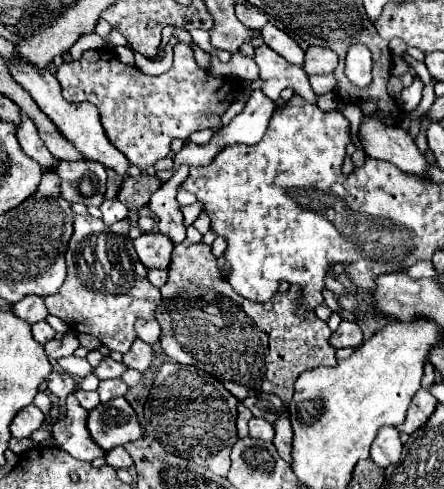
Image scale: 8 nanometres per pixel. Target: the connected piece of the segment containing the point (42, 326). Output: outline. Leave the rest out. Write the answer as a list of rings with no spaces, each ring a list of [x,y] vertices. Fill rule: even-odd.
[[[40,321],[40,323],[36,323],[36,325],[32,325],[32,335],[34,335],[34,339],[38,341],[38,343],[48,343],[48,341],[52,341],[54,339],[54,335],[56,335],[56,331],[46,323],[46,321]]]

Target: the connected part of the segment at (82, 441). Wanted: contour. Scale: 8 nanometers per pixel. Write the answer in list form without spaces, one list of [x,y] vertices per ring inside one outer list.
[[[68,395],[66,407],[68,407],[68,415],[64,419],[56,421],[52,427],[52,435],[58,443],[58,447],[64,449],[66,453],[72,453],[72,457],[84,459],[84,461],[104,457],[106,451],[94,443],[94,439],[90,437],[90,431],[86,427],[88,411],[80,407],[80,403],[76,401],[74,395]]]

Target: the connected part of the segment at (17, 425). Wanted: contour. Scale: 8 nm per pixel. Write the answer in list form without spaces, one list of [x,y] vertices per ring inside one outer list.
[[[28,405],[16,415],[10,431],[14,437],[22,439],[22,437],[30,437],[36,429],[40,429],[42,423],[44,423],[44,413],[36,405]]]

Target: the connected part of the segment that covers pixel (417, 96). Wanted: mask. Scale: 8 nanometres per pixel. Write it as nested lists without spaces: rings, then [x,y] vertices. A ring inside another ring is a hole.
[[[414,77],[414,83],[410,87],[406,87],[400,95],[400,105],[404,111],[414,111],[418,105],[420,105],[420,99],[422,99],[422,89],[424,89],[424,83]]]

